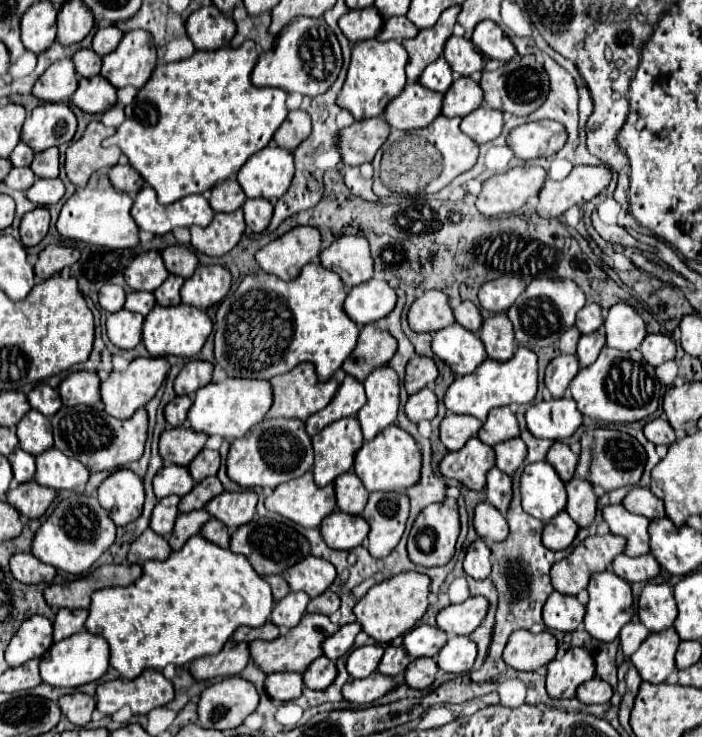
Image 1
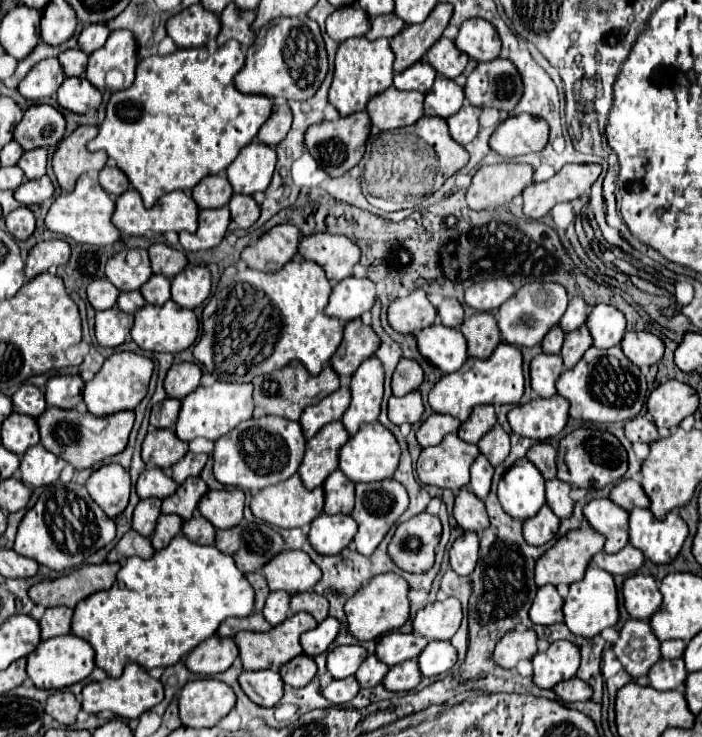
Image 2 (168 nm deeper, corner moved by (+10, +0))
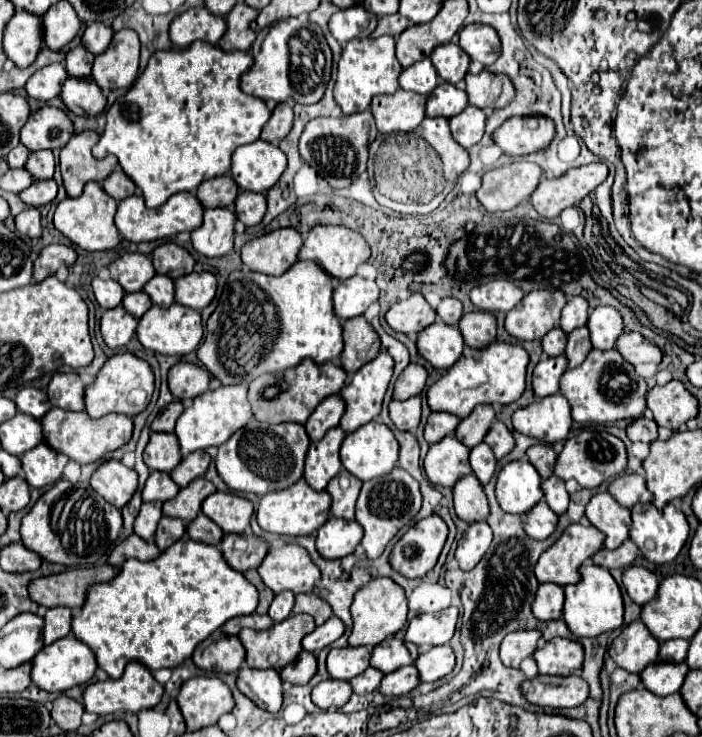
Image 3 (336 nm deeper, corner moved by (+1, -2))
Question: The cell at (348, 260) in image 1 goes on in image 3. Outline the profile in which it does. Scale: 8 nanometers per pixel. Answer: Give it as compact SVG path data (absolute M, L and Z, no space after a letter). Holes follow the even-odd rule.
M315 225L307 237L305 237L305 243L299 251L299 259L305 261L315 261L317 265L321 265L331 277L343 281L343 279L349 279L355 275L357 267L361 263L365 263L369 259L371 251L369 251L369 245L367 241L363 239L361 233L345 227L345 225Z

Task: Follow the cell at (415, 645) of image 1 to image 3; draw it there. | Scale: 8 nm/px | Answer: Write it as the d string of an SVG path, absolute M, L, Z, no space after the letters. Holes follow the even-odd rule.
M389 637L375 645L371 653L371 667L379 669L381 673L391 673L403 665L411 665L417 659L417 647L405 643L403 639Z

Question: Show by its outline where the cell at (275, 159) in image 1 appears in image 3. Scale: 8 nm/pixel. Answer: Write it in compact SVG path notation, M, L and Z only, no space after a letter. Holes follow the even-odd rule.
M253 141L237 147L231 157L231 177L239 189L245 191L267 191L271 189L287 167L285 153L267 141Z

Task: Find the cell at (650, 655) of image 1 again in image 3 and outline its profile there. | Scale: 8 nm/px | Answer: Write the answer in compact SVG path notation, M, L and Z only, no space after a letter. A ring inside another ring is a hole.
M633 621L613 639L609 647L611 659L629 673L641 673L659 657L659 641L649 633L643 621Z

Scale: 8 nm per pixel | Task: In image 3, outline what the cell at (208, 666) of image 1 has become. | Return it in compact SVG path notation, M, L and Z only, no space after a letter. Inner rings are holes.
M215 633L197 645L193 653L193 663L203 671L217 673L237 673L245 659L245 649L239 637L229 637L223 633Z

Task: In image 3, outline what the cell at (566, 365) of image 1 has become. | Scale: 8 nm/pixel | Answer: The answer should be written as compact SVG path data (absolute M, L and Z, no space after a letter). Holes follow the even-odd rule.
M565 355L543 357L533 369L533 393L535 397L549 397L559 391L559 379L567 369Z

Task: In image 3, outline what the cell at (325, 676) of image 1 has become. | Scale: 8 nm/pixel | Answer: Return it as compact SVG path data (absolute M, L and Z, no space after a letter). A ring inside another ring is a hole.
M301 651L293 663L287 663L279 673L283 681L289 681L291 685L305 685L317 671L315 655L309 651Z

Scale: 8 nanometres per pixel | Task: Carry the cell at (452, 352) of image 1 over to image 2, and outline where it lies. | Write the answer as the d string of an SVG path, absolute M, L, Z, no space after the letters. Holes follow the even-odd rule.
M442 323L420 331L418 349L422 357L432 361L444 375L458 371L468 359L466 337L458 329L450 329Z

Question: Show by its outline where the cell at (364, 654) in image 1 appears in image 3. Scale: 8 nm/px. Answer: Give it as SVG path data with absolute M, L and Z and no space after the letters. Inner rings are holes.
M333 647L327 655L327 673L331 679L349 681L369 667L369 657L371 653L367 647Z

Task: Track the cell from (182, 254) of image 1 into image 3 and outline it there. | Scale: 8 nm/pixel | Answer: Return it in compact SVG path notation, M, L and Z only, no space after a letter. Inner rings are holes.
M163 243L153 253L153 267L159 275L167 275L171 279L177 279L181 275L187 275L195 267L195 259L189 255L187 249L179 247L177 243Z

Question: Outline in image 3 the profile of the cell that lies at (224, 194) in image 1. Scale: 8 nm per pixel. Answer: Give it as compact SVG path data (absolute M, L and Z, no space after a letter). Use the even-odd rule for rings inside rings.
M229 175L213 177L209 181L203 181L197 187L197 199L205 209L209 207L231 207L235 197L239 193L237 183Z

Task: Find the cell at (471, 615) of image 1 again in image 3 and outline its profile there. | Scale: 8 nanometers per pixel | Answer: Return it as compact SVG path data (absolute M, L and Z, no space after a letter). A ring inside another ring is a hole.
M447 607L439 613L423 613L409 621L405 641L415 643L417 647L435 647L445 645L455 633L457 607Z

